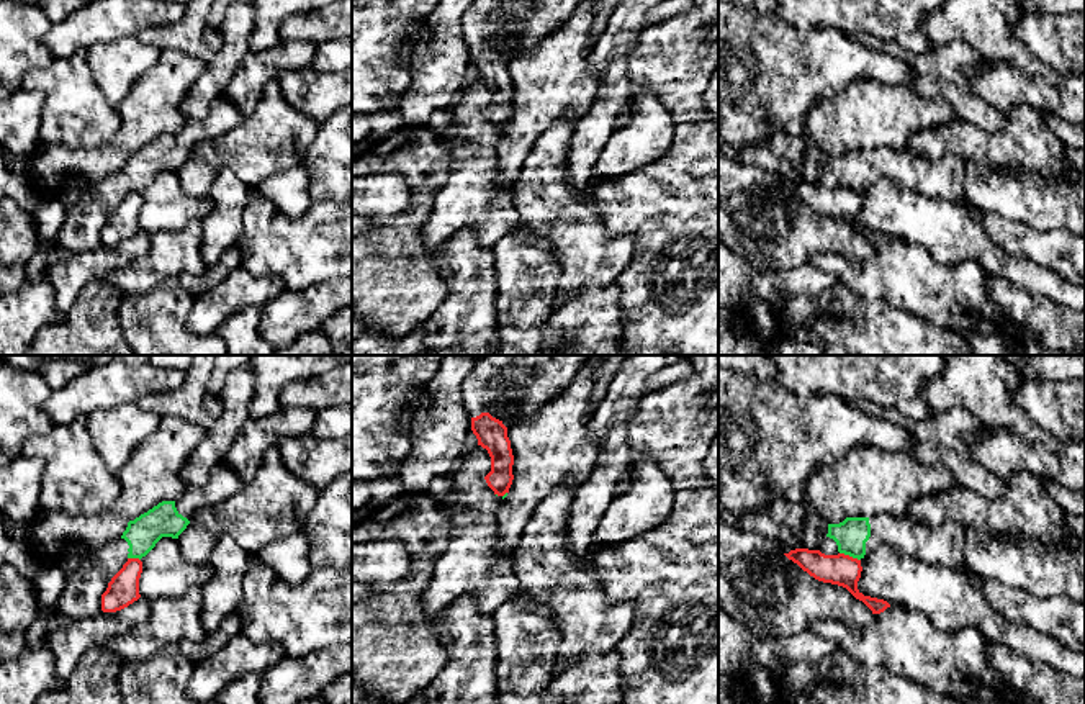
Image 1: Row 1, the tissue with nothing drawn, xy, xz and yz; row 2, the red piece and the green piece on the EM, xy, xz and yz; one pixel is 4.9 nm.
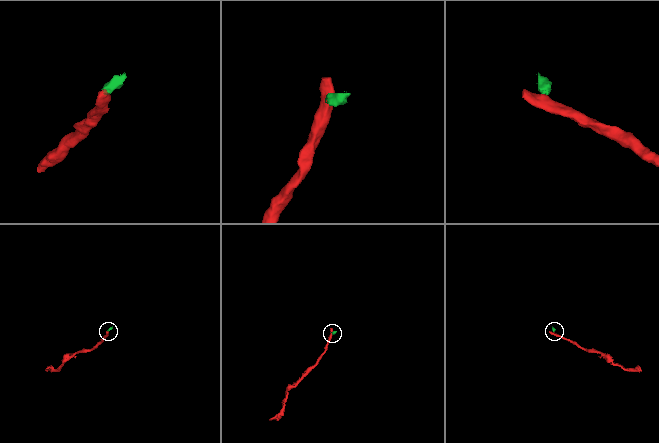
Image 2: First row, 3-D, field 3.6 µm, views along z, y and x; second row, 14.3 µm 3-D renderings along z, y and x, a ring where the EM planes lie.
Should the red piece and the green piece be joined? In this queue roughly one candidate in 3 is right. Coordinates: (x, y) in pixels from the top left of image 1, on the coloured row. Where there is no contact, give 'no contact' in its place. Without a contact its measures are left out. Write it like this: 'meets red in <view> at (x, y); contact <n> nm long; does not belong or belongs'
meets red in yz at (850, 557); contact 110 nm long; does not belong

